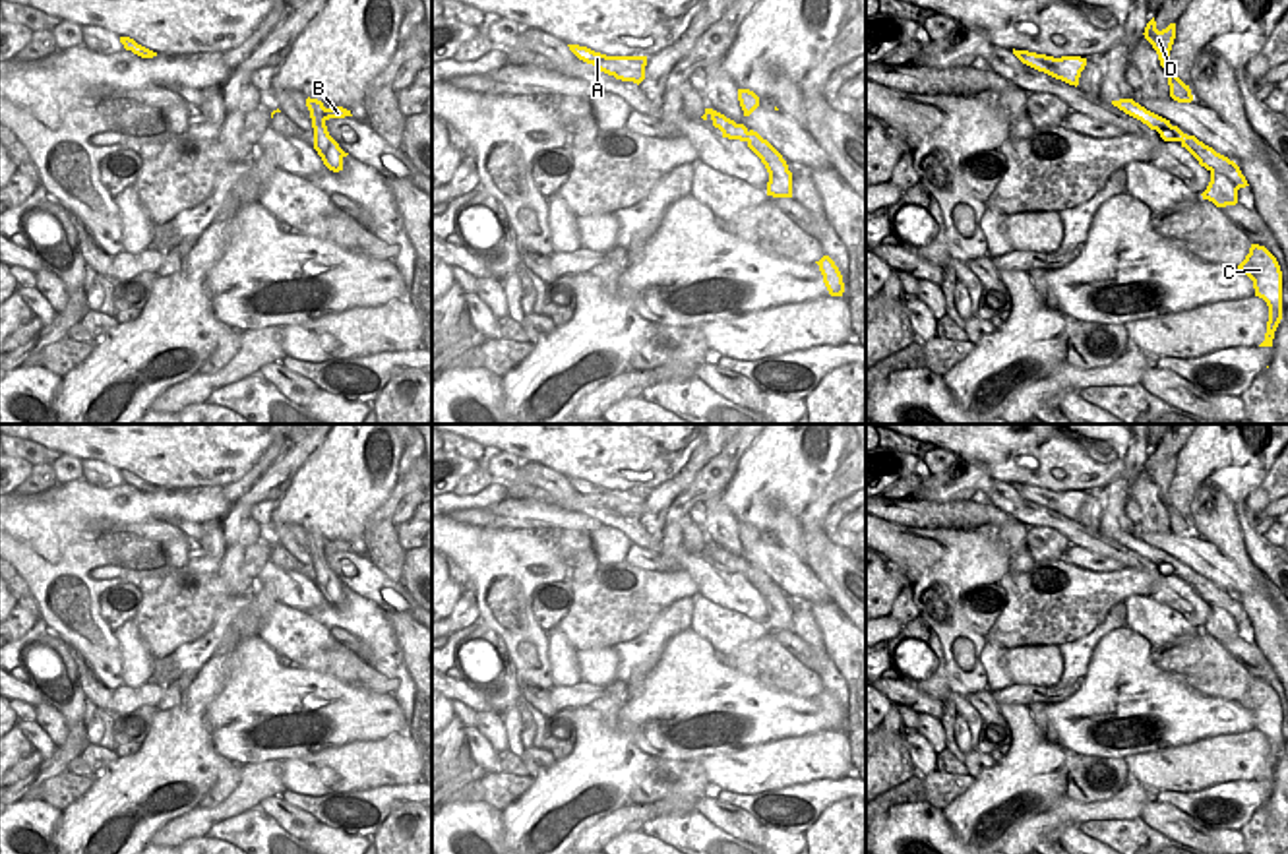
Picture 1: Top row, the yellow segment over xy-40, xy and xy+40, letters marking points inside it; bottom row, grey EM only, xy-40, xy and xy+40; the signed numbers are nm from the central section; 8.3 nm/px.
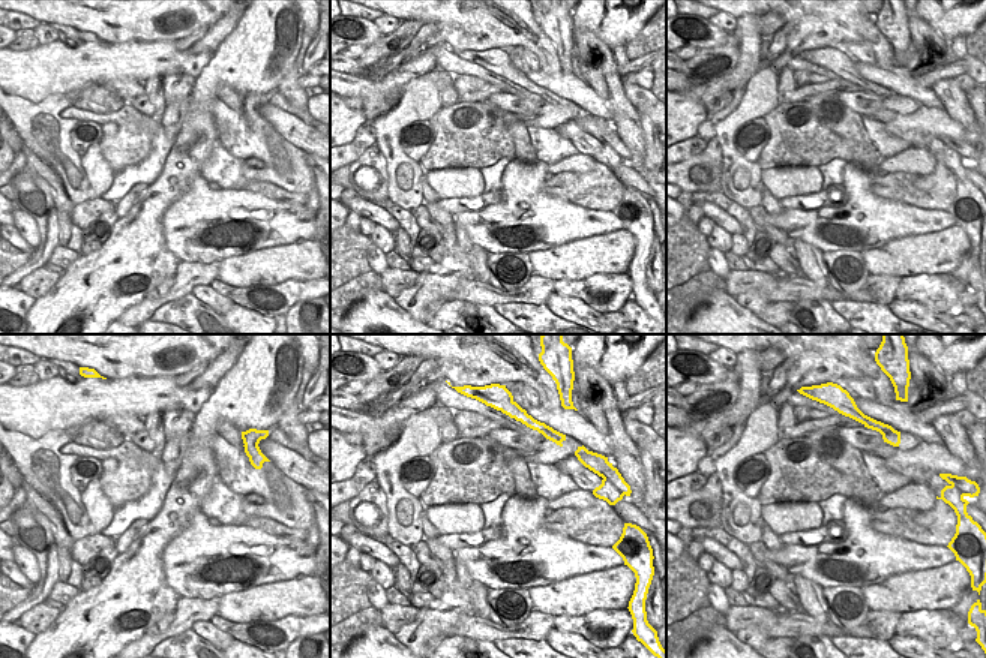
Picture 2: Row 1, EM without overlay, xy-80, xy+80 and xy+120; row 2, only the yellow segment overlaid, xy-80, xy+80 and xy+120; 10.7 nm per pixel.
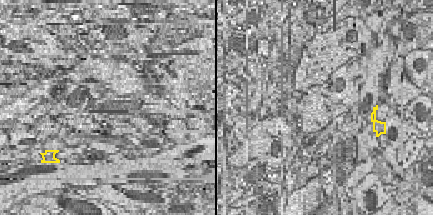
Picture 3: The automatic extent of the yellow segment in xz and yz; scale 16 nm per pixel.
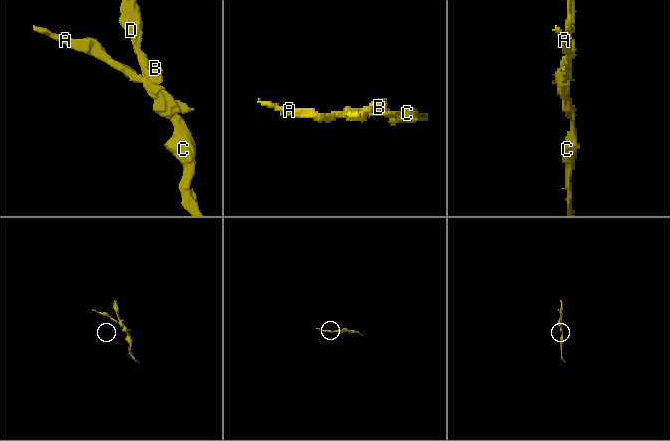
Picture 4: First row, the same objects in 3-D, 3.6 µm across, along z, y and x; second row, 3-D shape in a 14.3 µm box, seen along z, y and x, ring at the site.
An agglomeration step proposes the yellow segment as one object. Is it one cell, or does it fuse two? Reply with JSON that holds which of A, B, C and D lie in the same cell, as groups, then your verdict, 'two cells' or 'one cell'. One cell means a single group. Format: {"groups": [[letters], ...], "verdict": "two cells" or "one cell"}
{"groups": [["A"], ["B", "C", "D"]], "verdict": "two cells"}

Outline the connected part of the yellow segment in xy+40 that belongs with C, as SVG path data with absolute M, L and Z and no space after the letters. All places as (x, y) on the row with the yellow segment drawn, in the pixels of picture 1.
M1251 244L1249 254L1238 269L1253 281L1255 296L1269 306L1265 341L1259 347L1273 347L1274 331L1282 320L1282 271L1276 258L1259 244Z

